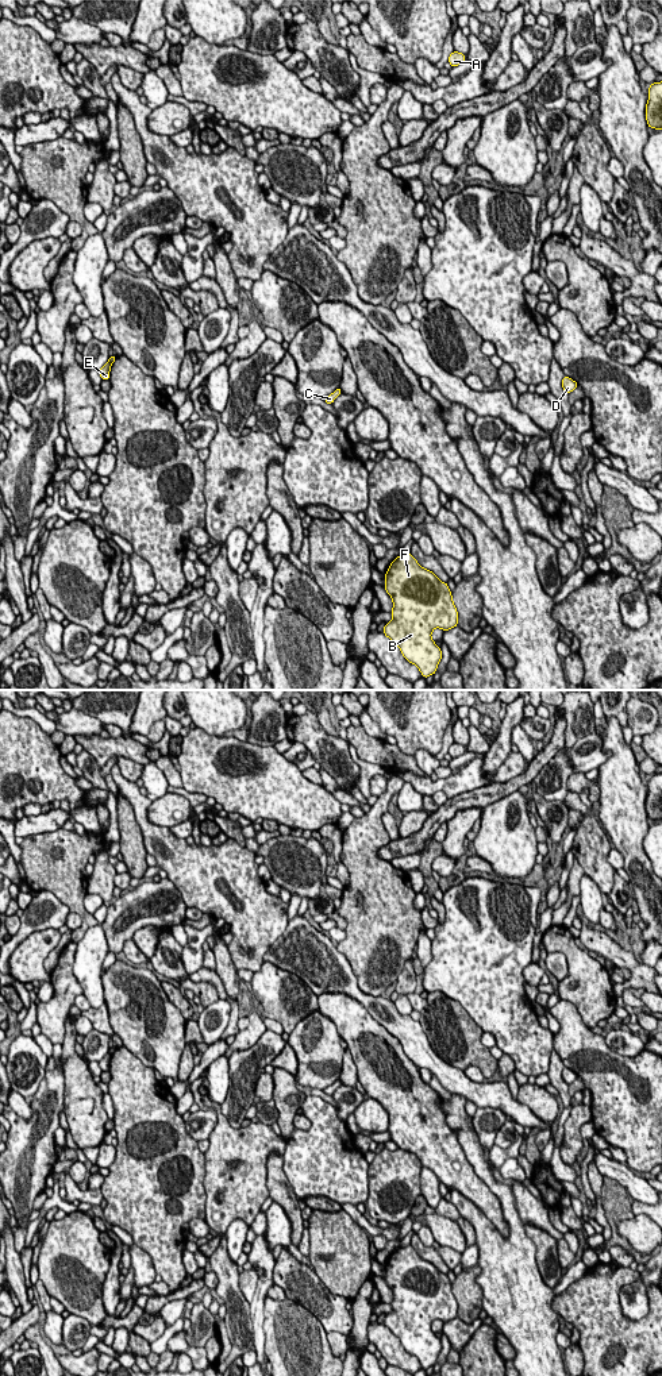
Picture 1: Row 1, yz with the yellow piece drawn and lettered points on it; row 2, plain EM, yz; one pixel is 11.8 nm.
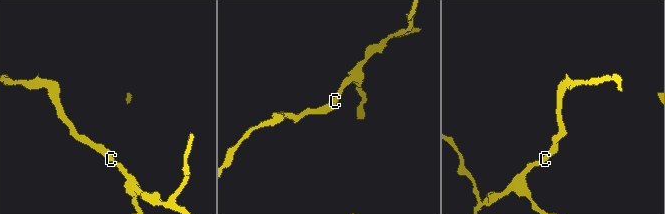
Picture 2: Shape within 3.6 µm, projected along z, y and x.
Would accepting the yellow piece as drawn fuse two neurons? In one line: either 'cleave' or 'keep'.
cleave

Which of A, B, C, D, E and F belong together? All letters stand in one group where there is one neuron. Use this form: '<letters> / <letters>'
A B D E F / C

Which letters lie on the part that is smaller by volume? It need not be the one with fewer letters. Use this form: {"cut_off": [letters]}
{"cut_off": ["C"]}

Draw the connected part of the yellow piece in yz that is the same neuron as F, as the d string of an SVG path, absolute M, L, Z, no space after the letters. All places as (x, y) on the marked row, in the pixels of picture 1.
M409 552L390 562L384 587L393 601L390 612L393 620L386 623L382 629L385 636L400 647L403 656L419 668L423 678L434 675L442 659L442 651L432 640L431 633L435 628L444 632L458 625L458 612L449 585L432 571L422 567Z

